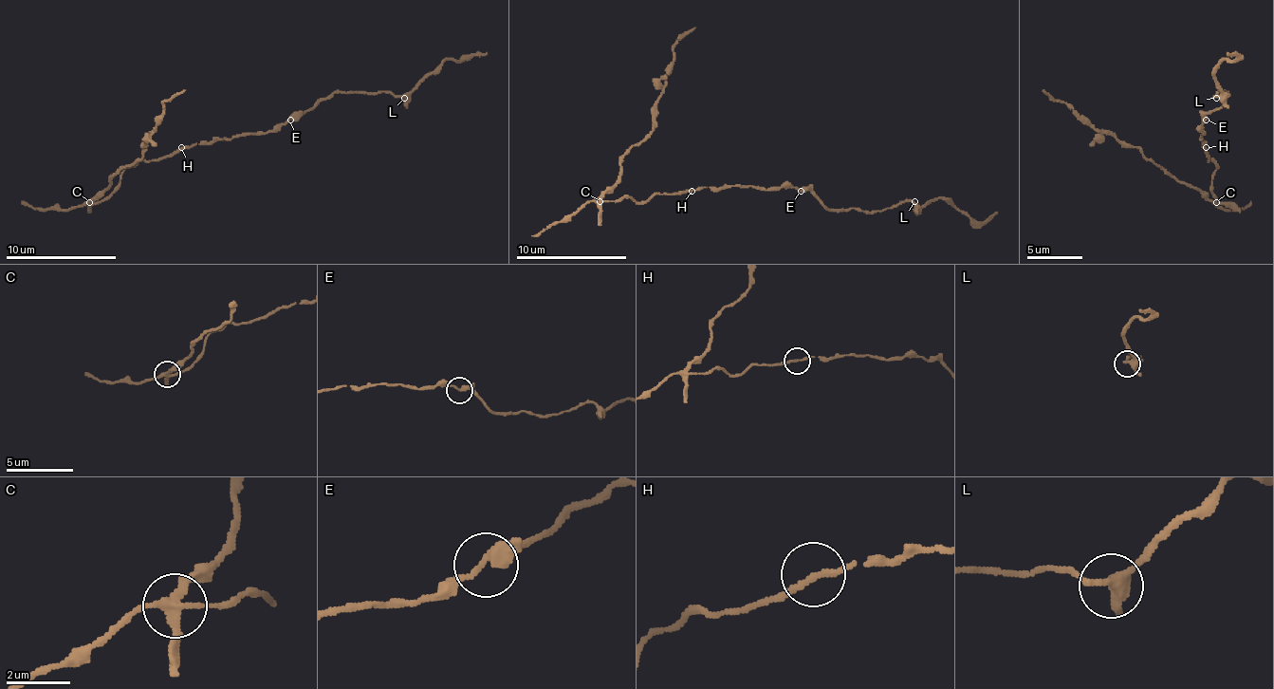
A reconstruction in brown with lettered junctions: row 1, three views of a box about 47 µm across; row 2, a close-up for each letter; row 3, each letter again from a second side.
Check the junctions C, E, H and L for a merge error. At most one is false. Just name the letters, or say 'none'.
C

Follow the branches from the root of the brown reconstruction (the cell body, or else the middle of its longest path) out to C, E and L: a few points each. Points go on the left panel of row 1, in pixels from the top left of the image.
C: (184, 147), (129, 167), (120, 176), (120, 183), (106, 197), (90, 203)
E: (184, 147), (212, 144), (217, 139), (231, 139), (246, 134), (267, 134), (290, 120)
L: (184, 147), (212, 144), (217, 139), (246, 134), (267, 134), (309, 111), (334, 92), (390, 92), (404, 98)

